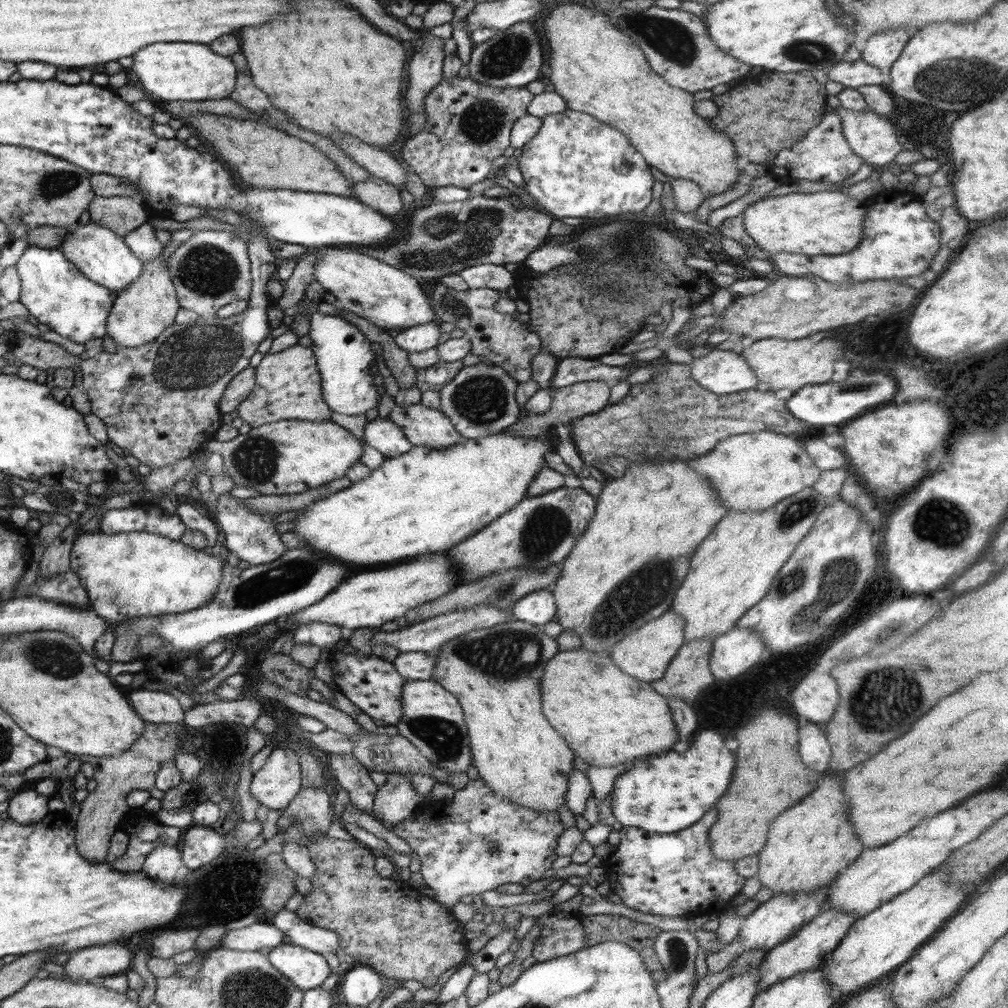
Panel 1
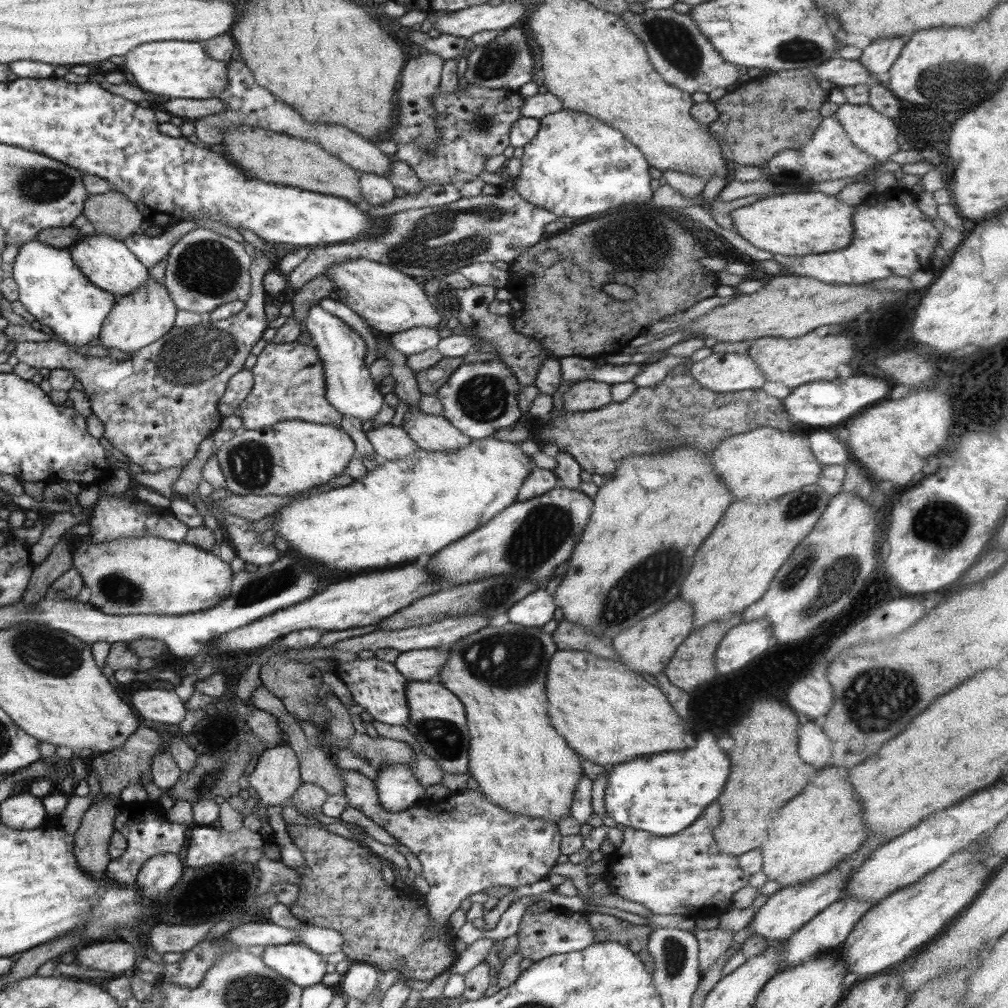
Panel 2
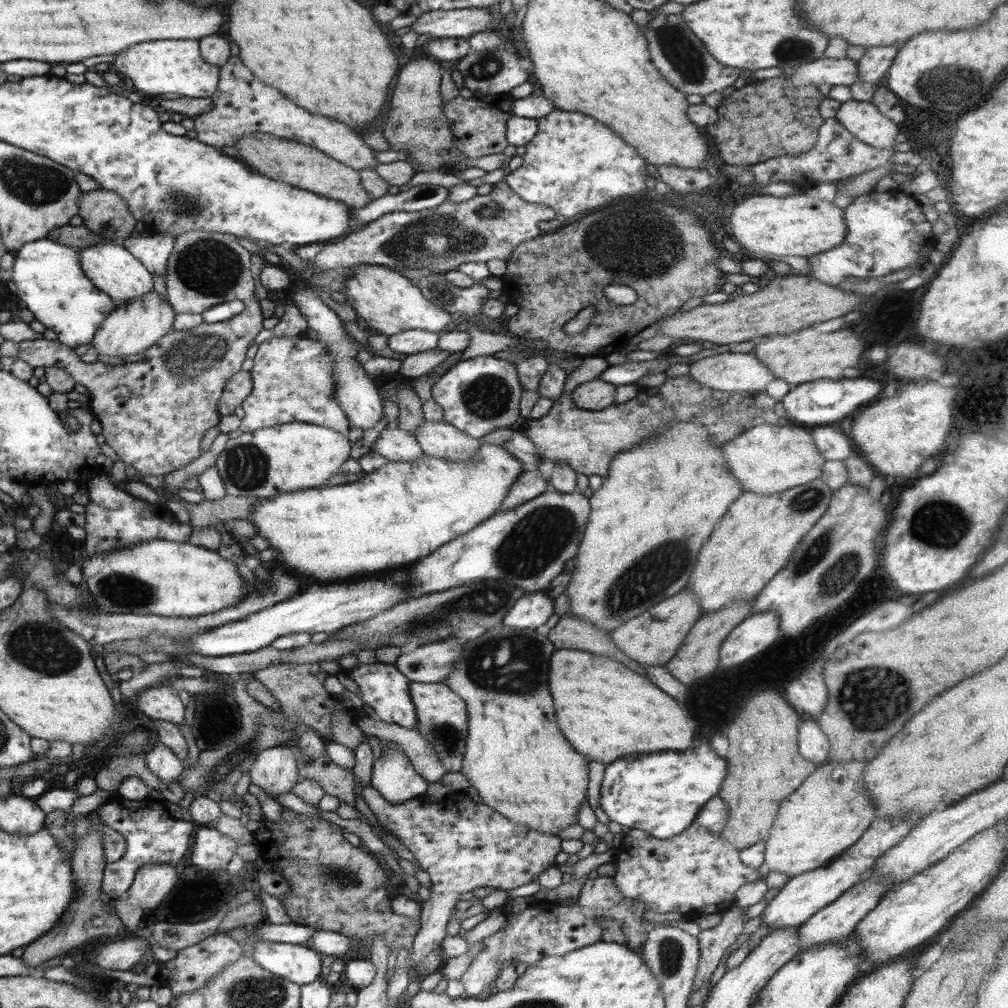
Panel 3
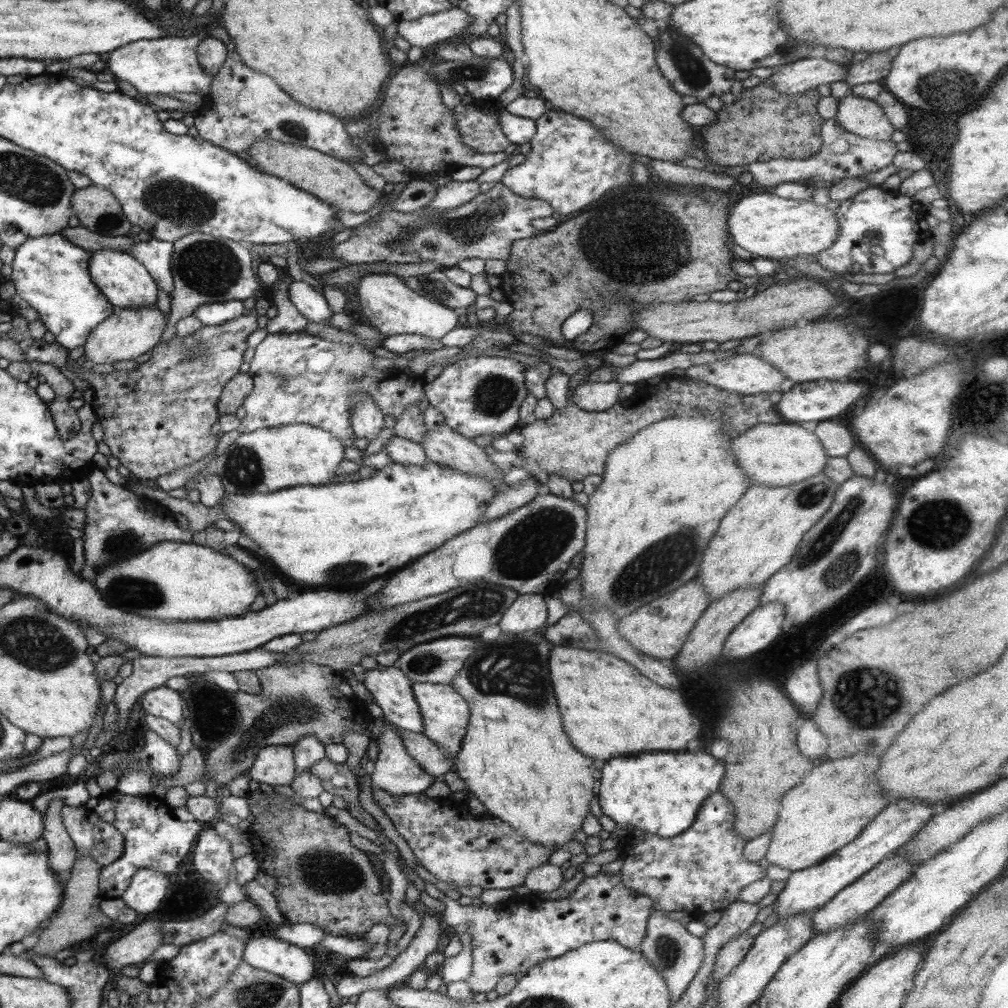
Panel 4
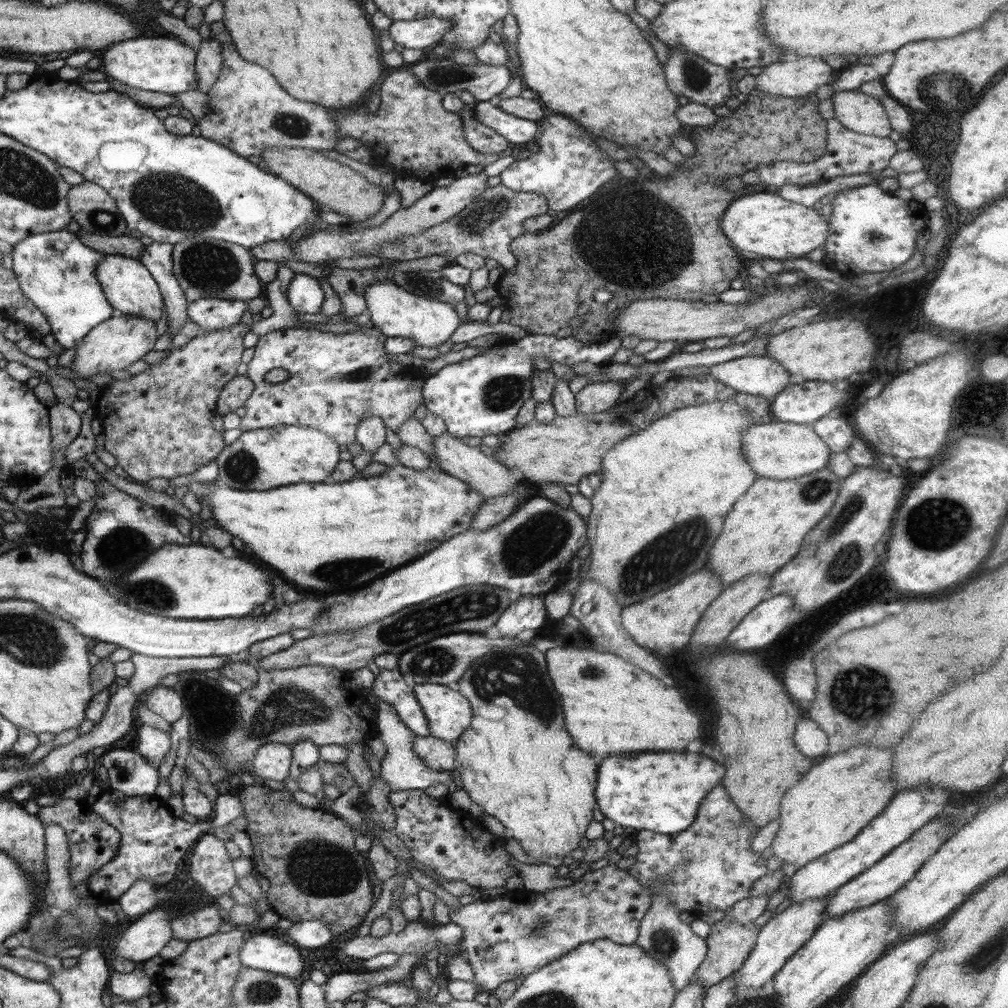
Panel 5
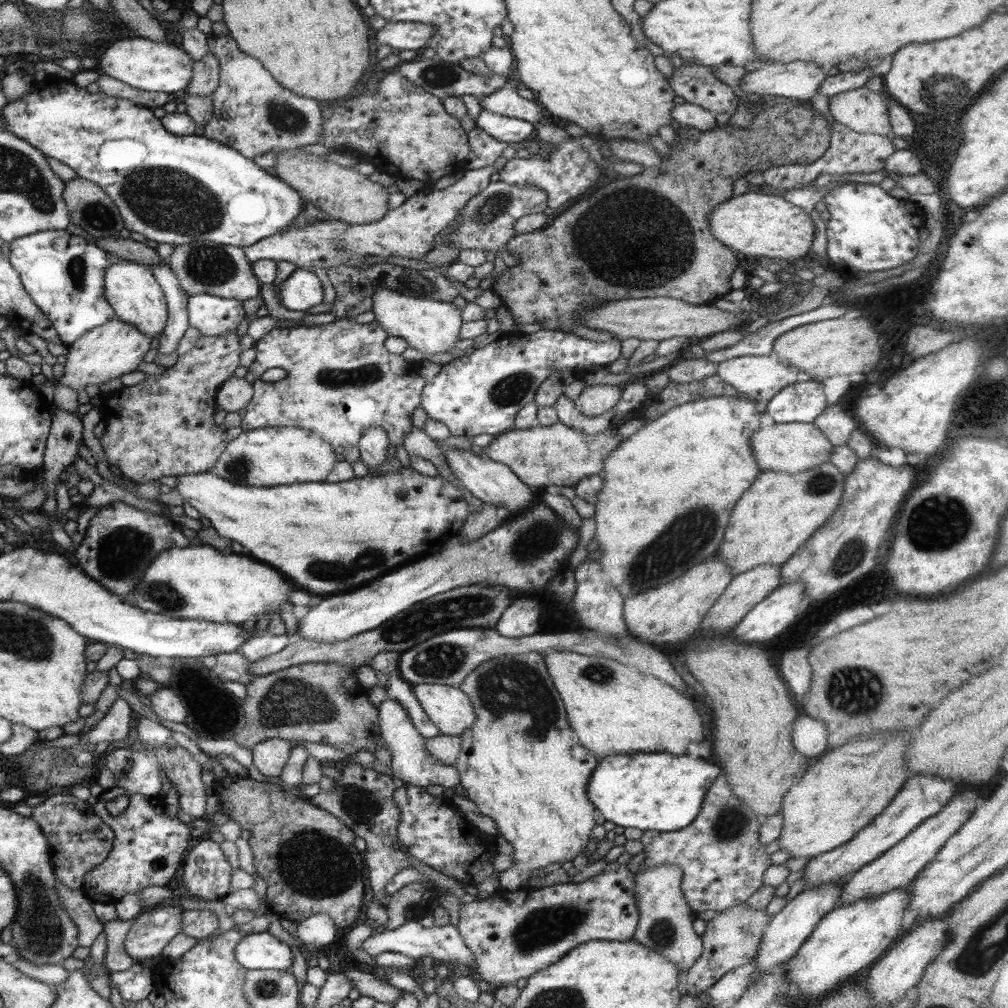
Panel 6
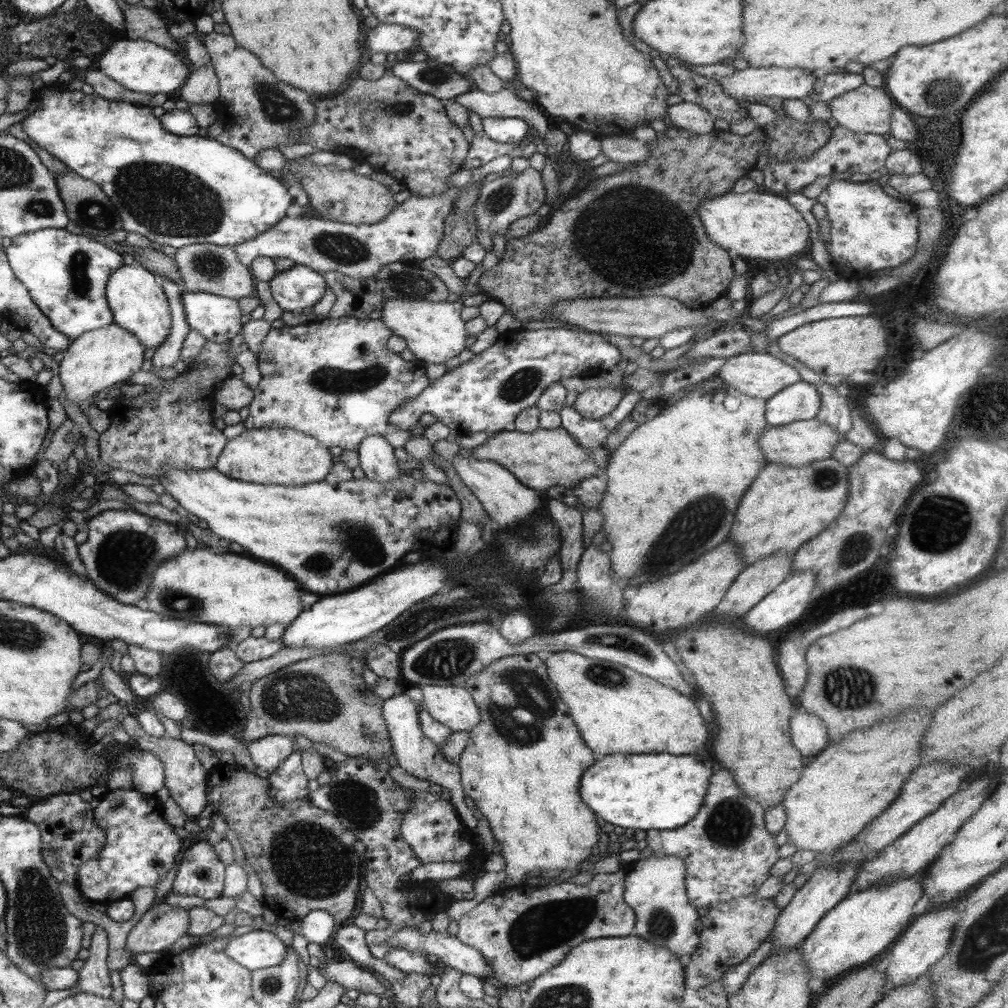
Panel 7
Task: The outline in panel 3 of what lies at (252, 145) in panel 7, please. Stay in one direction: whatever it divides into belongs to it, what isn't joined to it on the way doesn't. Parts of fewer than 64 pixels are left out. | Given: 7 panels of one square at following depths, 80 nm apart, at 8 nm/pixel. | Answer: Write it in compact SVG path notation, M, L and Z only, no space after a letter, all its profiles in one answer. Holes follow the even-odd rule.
M231 56L219 69L219 81L211 97L214 108L194 118L196 139L221 149L224 146L234 147L237 140L245 134L263 132L311 146L356 170L373 169L380 163L375 159L374 150L362 140L361 133L348 128L339 120L310 114L304 108L296 106L277 88L257 79L250 69L240 62L238 56Z

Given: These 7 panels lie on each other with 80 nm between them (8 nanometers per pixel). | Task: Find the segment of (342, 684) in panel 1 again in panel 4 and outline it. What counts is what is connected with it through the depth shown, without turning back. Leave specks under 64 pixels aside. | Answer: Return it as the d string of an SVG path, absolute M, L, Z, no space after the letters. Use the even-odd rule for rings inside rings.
M378 666L368 669L362 682L382 708L383 720L400 730L422 733L422 715L414 698L412 681L398 667Z

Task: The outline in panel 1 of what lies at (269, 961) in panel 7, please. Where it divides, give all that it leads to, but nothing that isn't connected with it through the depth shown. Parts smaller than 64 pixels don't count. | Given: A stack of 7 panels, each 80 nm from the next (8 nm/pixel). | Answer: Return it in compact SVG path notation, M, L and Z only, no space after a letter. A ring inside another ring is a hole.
M285 943L268 954L268 961L300 990L320 988L332 974L324 955Z

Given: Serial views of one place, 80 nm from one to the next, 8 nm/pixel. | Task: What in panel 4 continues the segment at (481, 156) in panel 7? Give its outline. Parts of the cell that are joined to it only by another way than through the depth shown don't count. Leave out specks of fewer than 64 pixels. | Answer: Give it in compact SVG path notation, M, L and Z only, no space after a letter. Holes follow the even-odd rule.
M498 98L476 99L467 106L460 103L456 108L452 109L452 112L455 114L461 141L466 146L482 154L506 150L506 147L511 142L507 139L505 132L500 128L497 112L498 109L502 110L502 108L499 108L499 106Z

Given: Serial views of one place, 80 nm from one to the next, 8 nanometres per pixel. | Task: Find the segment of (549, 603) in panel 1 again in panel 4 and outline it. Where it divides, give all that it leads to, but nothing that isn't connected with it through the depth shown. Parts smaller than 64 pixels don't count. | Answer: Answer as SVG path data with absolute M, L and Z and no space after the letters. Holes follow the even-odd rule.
M519 594L518 598L511 602L504 616L497 622L502 633L509 636L526 632L537 631L540 626L546 624L547 604L542 594Z

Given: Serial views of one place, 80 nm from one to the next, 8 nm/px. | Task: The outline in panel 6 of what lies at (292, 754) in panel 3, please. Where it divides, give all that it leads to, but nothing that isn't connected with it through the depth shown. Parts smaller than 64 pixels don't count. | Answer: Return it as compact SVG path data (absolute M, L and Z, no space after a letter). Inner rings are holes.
M269 738L252 748L253 764L268 776L278 776L286 764L294 743L283 738Z

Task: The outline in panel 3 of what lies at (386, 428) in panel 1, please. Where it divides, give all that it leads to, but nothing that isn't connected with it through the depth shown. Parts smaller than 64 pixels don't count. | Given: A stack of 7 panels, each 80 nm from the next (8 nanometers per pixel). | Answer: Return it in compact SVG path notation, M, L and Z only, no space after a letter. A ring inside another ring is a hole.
M385 428L372 443L371 451L391 462L416 461L424 456L414 434L399 428Z

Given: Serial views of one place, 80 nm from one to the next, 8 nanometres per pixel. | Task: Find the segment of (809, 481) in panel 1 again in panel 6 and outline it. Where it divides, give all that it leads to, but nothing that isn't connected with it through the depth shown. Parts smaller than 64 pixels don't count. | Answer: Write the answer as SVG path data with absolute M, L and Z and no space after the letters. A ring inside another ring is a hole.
M813 422L774 423L772 426L759 427L750 440L750 450L761 472L770 470L780 474L800 474L809 468L826 464L830 461L834 448L830 439Z

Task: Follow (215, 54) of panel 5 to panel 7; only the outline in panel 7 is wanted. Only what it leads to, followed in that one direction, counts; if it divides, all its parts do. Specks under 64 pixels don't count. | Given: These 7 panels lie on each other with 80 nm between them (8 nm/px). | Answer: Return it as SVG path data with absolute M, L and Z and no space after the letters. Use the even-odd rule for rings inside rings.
M211 61L198 69L192 68L185 84L181 86L180 99L187 103L212 103L218 99L219 80Z

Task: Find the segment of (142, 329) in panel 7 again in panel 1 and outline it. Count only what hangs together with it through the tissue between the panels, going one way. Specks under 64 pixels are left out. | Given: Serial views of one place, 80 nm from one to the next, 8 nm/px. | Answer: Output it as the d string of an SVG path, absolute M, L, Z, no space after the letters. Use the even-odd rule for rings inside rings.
M90 220L86 225L77 223L70 228L69 233L62 239L60 248L62 254L66 255L74 266L82 270L94 282L101 283L108 290L122 291L135 284L142 277L142 259L130 251L121 235L113 230L108 230L104 226L98 226Z

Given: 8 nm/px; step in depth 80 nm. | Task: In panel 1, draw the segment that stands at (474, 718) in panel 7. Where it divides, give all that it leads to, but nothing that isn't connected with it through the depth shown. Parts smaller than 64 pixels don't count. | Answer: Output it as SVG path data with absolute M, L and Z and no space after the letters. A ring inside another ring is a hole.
M432 678L425 681L405 681L402 687L403 716L396 725L405 736L430 761L450 773L466 773L473 762L463 708L449 690Z

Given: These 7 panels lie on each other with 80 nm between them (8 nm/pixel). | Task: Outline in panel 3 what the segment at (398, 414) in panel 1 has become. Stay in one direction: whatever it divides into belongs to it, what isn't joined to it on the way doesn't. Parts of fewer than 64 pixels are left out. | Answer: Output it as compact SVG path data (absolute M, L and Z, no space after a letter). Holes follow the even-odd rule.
M424 421L414 432L422 447L423 455L460 463L470 461L481 446L479 439L472 438L446 421Z

